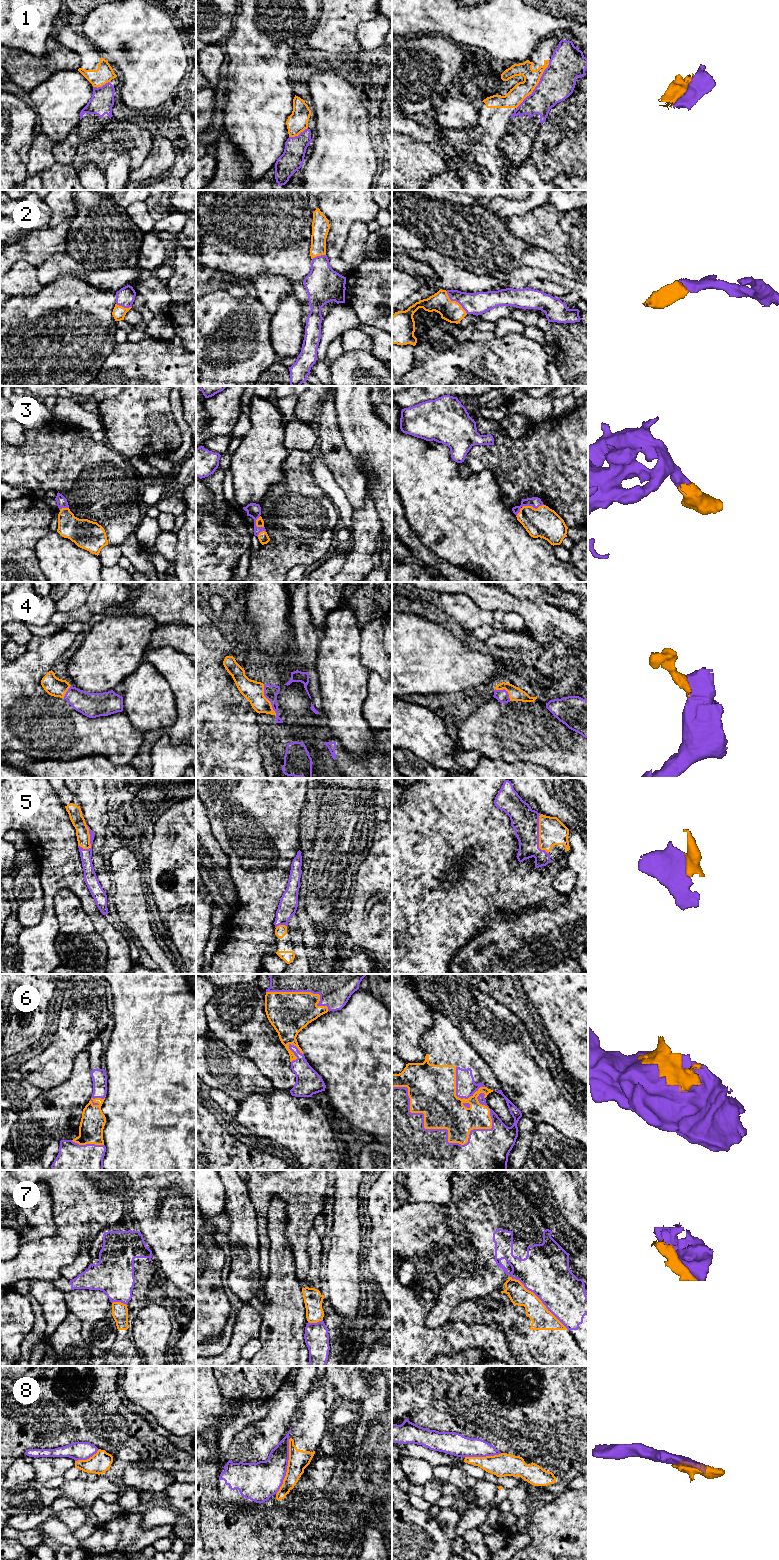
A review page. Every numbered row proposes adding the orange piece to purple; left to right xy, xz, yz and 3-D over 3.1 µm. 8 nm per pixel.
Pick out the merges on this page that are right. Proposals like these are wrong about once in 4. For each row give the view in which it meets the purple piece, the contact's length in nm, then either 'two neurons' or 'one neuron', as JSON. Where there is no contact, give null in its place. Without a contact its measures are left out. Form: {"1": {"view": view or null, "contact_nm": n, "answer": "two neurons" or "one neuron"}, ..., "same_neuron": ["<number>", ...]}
{"1": {"view": "yz", "contact_nm": 480, "answer": "two neurons"}, "2": {"view": "yz", "contact_nm": 260, "answer": "one neuron"}, "3": {"view": "yz", "contact_nm": 240, "answer": "one neuron"}, "4": {"view": "xz", "contact_nm": 280, "answer": "one neuron"}, "5": {"view": "yz", "contact_nm": 320, "answer": "one neuron"}, "6": {"view": "yz", "contact_nm": 850, "answer": "one neuron"}, "7": {"view": "yz", "contact_nm": 600, "answer": "two neurons"}, "8": {"view": "xz", "contact_nm": 460, "answer": "two neurons"}, "same_neuron": ["2", "3", "4", "5", "6"]}

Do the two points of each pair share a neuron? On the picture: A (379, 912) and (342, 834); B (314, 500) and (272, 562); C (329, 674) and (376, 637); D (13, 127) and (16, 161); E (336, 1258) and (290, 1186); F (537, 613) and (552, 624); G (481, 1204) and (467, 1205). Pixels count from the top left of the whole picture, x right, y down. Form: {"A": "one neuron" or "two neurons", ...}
{"A": "two neurons", "B": "one neuron", "C": "two neurons", "D": "one neuron", "E": "two neurons", "F": "one neuron", "G": "two neurons"}

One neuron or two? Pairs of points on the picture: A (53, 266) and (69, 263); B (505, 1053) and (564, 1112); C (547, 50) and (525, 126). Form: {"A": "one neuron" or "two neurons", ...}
{"A": "one neuron", "B": "one neuron", "C": "two neurons"}

